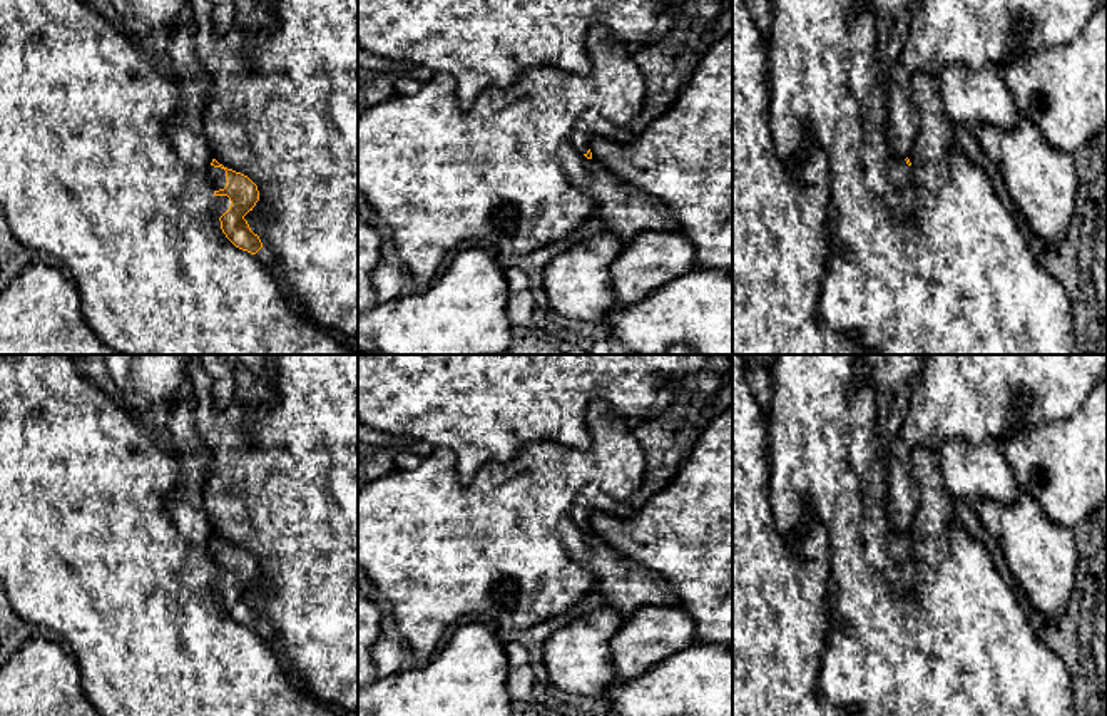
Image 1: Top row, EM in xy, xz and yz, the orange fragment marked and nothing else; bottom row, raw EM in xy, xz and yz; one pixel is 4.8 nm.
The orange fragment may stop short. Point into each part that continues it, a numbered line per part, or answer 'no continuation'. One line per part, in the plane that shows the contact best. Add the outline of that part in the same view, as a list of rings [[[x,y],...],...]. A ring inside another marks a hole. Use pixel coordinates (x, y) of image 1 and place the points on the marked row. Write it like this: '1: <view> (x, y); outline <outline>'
1: xy (216, 176); outline [[[211,166],[207,179],[212,186],[212,191],[224,189],[226,182],[227,182],[226,181],[226,171],[221,167],[214,167],[214,166]]]

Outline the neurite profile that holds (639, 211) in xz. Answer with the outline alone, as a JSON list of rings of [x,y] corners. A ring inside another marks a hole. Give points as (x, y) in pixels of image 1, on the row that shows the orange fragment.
[[[570,142],[557,152],[569,182],[595,202],[597,216],[622,241],[645,231],[681,233],[671,209],[657,197],[627,184]]]

